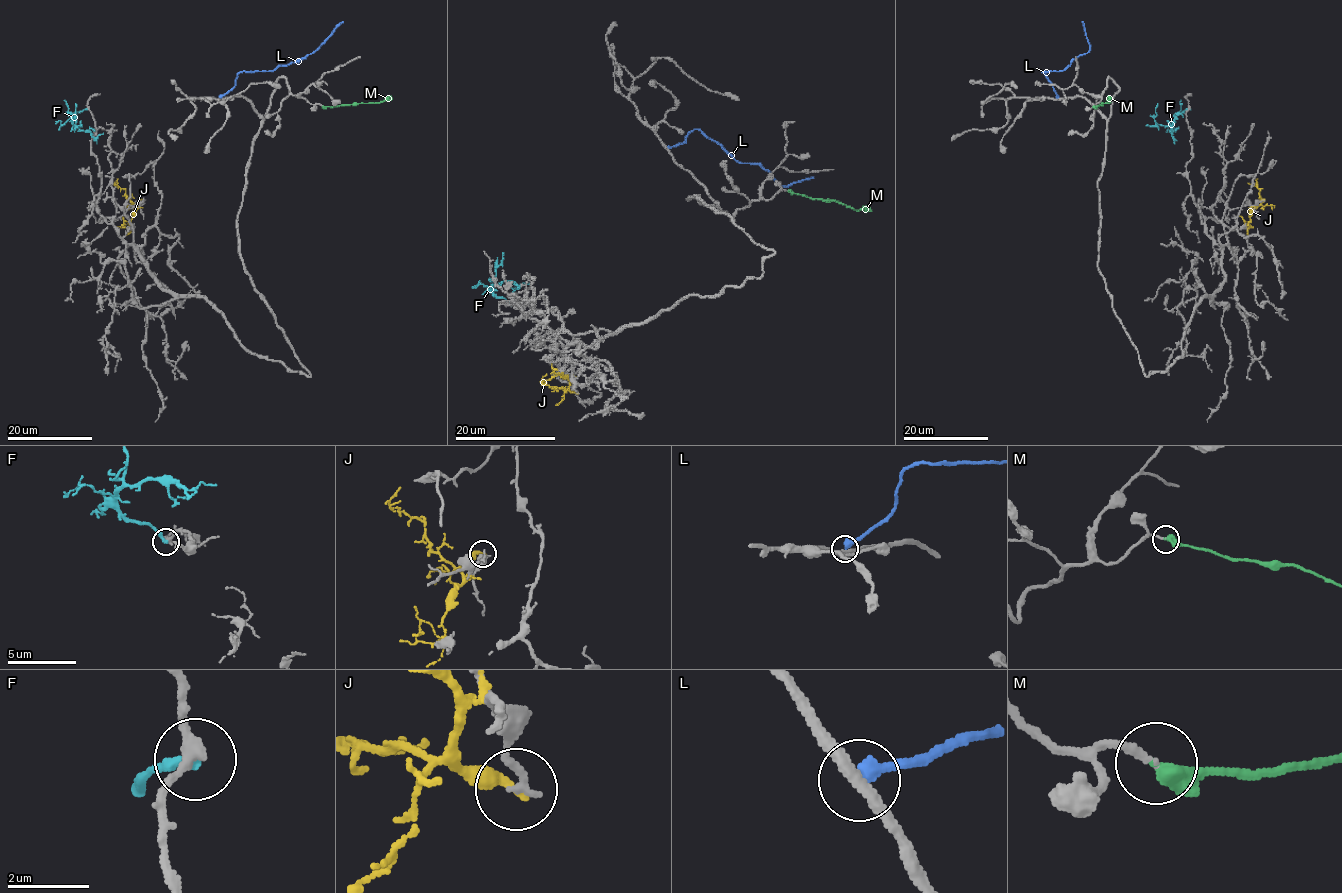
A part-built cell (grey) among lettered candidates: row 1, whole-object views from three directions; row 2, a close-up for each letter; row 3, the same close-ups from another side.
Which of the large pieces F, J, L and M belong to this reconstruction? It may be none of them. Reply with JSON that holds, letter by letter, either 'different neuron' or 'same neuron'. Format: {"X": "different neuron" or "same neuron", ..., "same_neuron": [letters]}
{"F": "different neuron", "J": "different neuron", "L": "different neuron", "M": "same neuron", "same_neuron": ["M"]}

